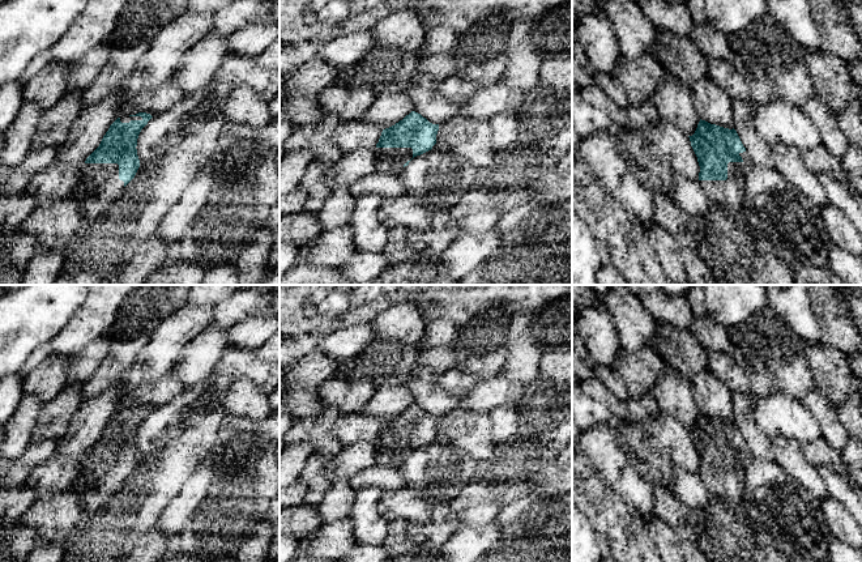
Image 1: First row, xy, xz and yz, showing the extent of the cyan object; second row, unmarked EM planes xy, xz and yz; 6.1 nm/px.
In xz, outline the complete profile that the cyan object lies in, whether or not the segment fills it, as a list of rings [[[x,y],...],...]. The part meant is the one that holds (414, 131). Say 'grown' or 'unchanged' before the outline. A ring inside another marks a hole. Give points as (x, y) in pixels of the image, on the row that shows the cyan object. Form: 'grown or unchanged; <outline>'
grown; [[[411,111],[394,125],[383,129],[374,148],[375,171],[400,174],[409,162],[436,144],[439,124],[430,123],[421,114]]]

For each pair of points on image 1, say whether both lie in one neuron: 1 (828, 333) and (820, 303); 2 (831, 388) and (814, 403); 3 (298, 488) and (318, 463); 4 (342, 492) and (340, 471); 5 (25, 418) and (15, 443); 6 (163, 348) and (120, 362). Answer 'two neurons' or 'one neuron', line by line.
1: one neuron
2: two neurons
3: two neurons
4: two neurons
5: one neuron
6: two neurons

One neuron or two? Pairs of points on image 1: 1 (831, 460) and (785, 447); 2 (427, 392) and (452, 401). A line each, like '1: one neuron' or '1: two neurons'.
1: two neurons
2: one neuron

